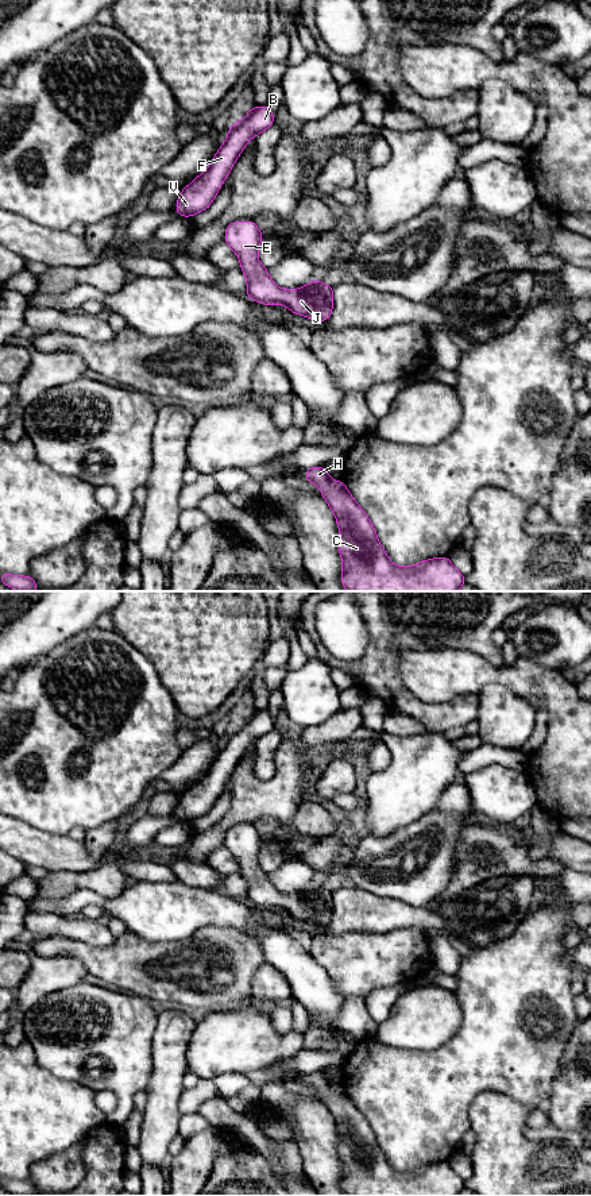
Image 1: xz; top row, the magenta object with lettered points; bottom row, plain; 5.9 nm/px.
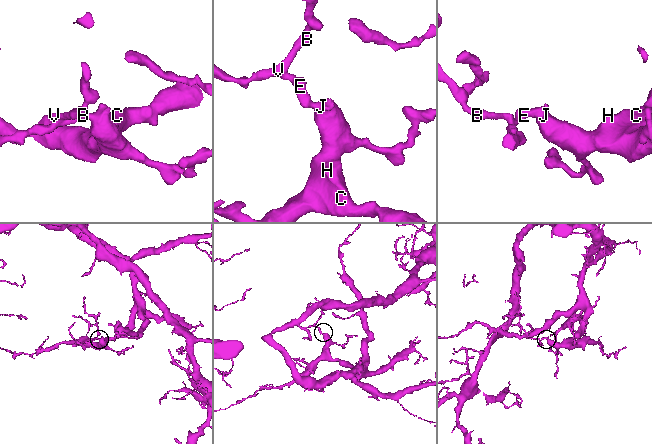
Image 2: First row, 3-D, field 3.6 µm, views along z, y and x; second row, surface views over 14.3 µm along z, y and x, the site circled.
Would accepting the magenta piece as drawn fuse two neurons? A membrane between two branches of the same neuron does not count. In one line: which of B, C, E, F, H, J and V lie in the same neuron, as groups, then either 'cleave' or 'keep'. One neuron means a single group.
groups B C E F H J V; keep

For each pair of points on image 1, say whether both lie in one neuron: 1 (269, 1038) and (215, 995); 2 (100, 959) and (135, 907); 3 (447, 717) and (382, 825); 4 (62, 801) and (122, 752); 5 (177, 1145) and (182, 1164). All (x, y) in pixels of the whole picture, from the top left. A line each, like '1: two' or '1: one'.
1: two
2: two
3: two
4: one
5: two

